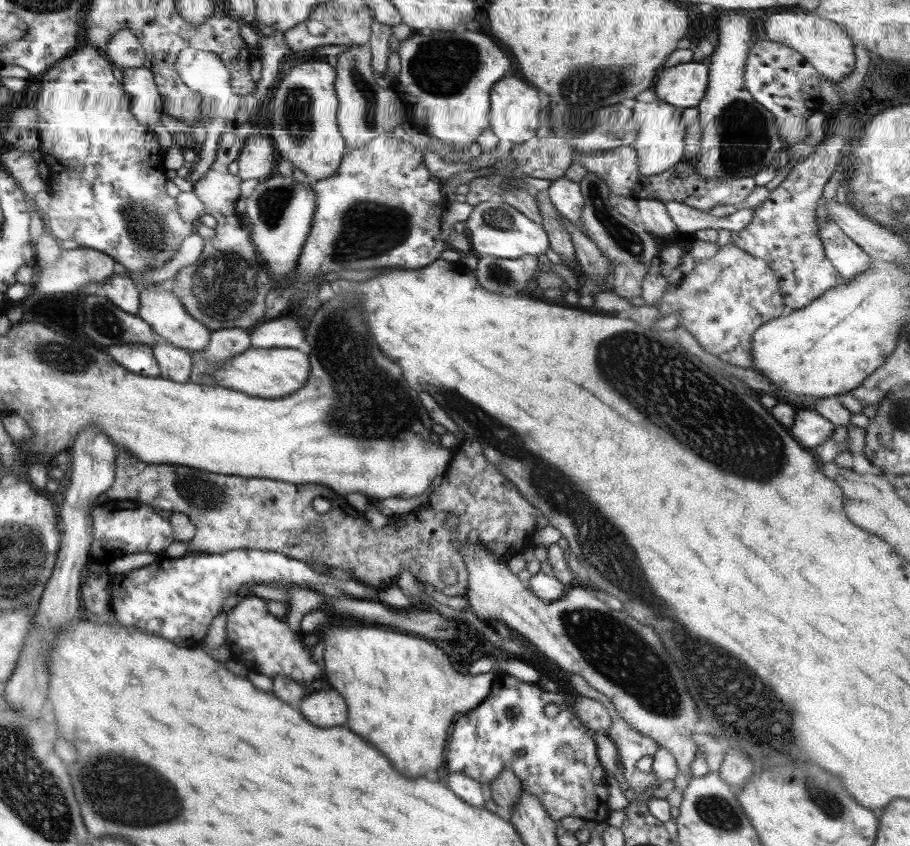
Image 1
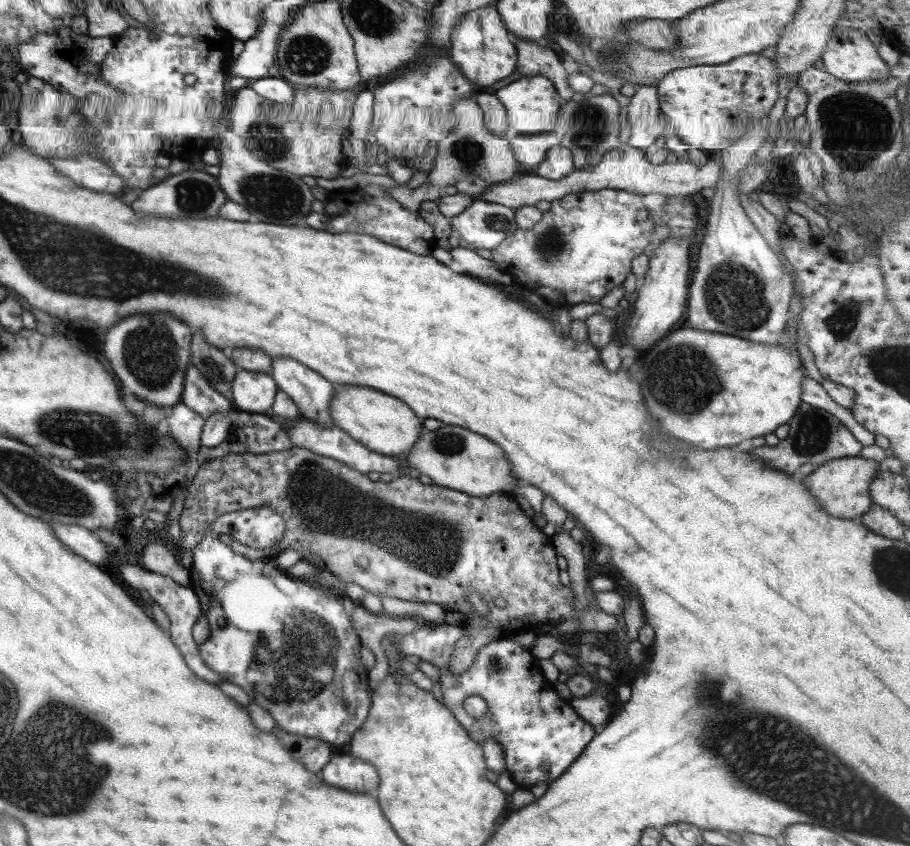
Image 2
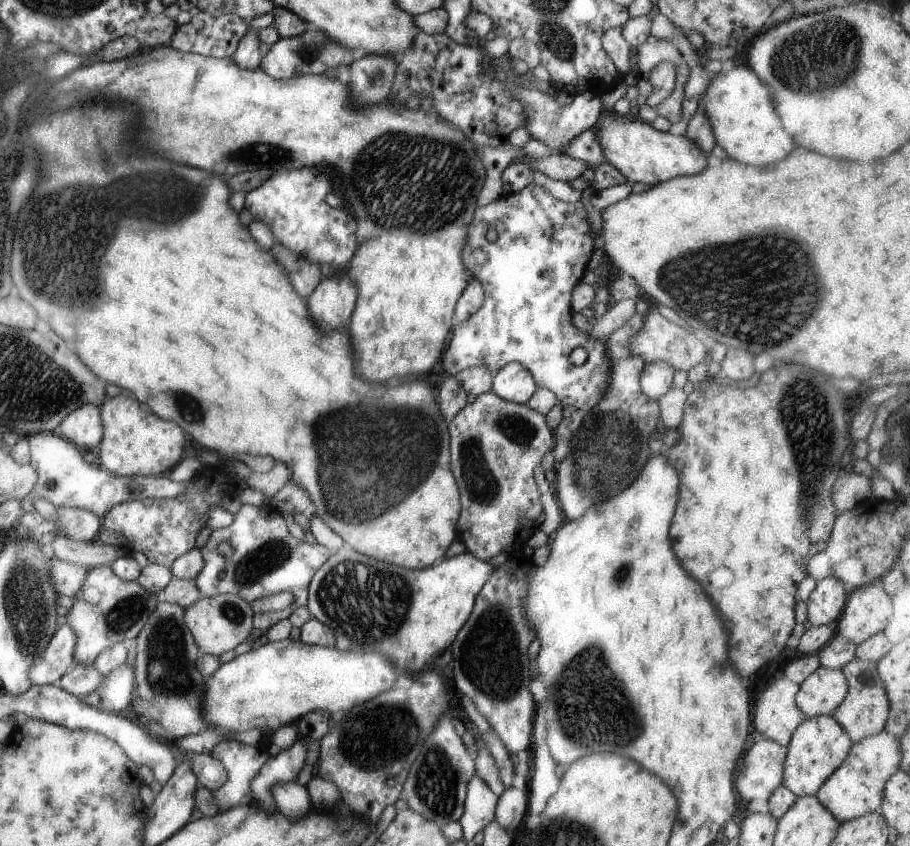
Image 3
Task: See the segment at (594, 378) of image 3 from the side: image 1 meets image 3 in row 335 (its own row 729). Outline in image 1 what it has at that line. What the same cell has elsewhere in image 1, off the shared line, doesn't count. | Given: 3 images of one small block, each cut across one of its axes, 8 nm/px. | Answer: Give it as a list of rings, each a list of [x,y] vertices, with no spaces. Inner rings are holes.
[[[496,674],[494,683],[492,685],[492,690],[490,691],[490,694],[484,699],[484,702],[480,704],[480,706],[476,706],[474,710],[470,710],[470,712],[466,712],[462,718],[459,718],[454,723],[454,729],[452,730],[452,736],[448,738],[447,742],[447,752],[445,753],[445,764],[444,768],[447,768],[450,773],[452,772],[460,772],[460,774],[466,774],[466,776],[470,776],[470,778],[474,778],[476,782],[480,782],[480,784],[483,785],[483,788],[485,791],[487,791],[487,794],[490,793],[490,782],[504,770],[505,766],[510,766],[514,773],[516,773],[516,776],[521,780],[522,788],[523,790],[526,790],[528,794],[534,794],[536,798],[540,802],[542,802],[544,806],[544,810],[548,812],[548,816],[552,818],[555,822],[558,822],[561,818],[564,818],[565,816],[576,816],[578,818],[582,818],[586,821],[593,821],[594,823],[600,823],[603,821],[606,821],[609,817],[610,810],[608,809],[608,805],[606,805],[606,802],[608,802],[608,782],[606,780],[607,773],[604,770],[604,767],[602,767],[602,764],[600,764],[600,760],[598,758],[598,750],[596,745],[596,732],[594,730],[589,730],[586,728],[580,720],[578,720],[578,717],[575,716],[574,712],[571,710],[571,706],[568,706],[566,702],[564,701],[565,697],[562,696],[562,693],[557,692],[550,692],[545,691],[542,687],[540,687],[538,684],[525,684],[524,682],[521,682],[520,680],[517,680],[514,678],[514,676],[509,676],[508,674]],[[547,704],[557,704],[558,708],[560,708],[560,712],[556,714],[555,717],[548,717],[544,713],[544,707]]]

